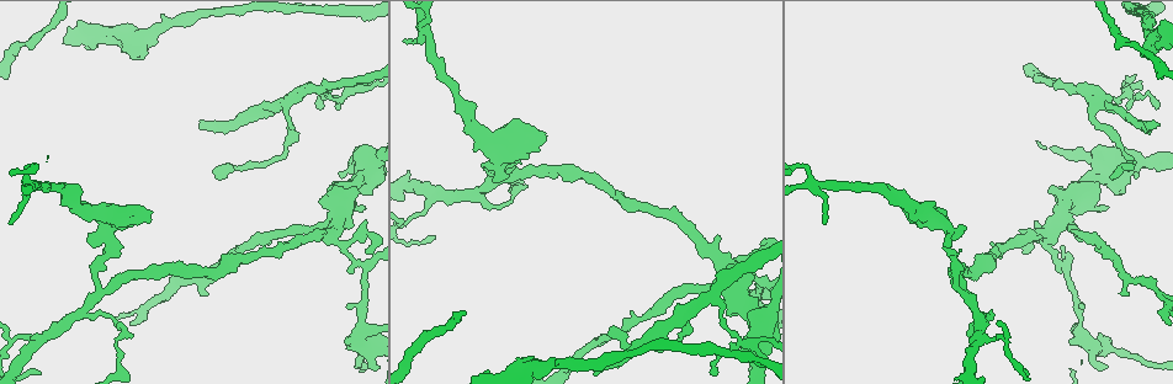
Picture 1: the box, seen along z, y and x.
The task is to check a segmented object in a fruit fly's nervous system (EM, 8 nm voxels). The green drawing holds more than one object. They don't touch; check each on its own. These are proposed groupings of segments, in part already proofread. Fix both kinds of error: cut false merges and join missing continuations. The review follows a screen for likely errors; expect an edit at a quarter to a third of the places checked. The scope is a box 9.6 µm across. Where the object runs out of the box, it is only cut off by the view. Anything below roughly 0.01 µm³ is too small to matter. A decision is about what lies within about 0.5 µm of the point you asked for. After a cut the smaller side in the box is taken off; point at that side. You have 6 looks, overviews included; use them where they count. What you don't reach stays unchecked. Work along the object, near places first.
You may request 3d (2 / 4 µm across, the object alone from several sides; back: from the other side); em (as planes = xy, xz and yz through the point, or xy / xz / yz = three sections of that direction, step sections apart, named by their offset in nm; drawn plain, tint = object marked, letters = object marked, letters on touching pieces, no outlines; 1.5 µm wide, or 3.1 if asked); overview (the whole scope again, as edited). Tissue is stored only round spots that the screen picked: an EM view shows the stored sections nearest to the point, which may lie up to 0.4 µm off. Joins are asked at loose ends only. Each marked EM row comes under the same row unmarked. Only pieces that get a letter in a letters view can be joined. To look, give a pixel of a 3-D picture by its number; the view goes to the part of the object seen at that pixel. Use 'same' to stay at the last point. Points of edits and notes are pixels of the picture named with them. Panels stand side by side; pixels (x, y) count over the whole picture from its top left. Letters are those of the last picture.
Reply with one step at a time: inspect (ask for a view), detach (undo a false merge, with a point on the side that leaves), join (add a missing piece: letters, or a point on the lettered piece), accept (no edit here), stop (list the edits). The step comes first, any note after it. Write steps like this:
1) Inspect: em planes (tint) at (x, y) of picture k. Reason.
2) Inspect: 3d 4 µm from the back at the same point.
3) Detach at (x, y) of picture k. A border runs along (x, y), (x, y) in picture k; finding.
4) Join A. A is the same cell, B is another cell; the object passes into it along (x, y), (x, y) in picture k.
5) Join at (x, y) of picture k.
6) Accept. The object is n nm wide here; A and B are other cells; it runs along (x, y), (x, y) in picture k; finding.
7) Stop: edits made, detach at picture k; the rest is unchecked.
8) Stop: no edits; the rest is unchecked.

Inspect: em yz step 4 (tint) at (926, 202) of picture 1. Touches itself.

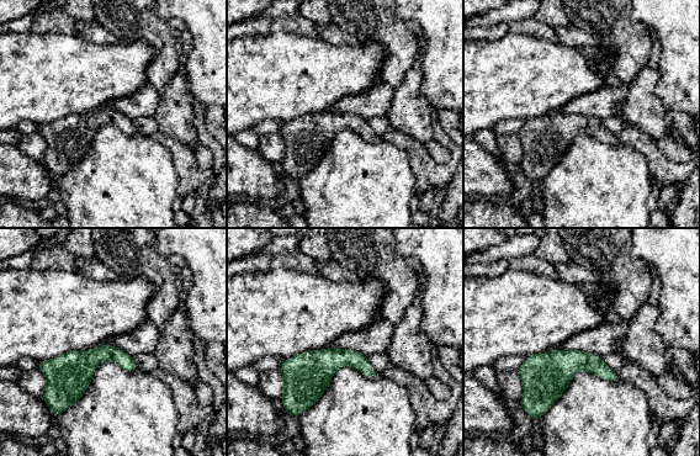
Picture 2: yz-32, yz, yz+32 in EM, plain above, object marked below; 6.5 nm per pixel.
Inspect: em planes (tint) at the same point.

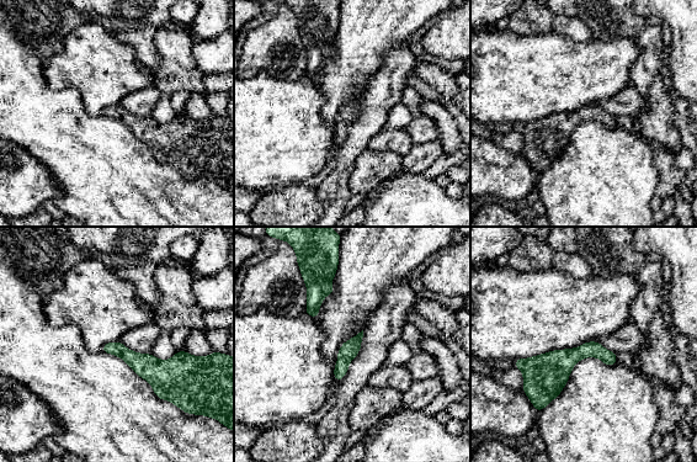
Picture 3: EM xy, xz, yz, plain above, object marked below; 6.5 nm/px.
Inspect: em planes (letters) at the same point.

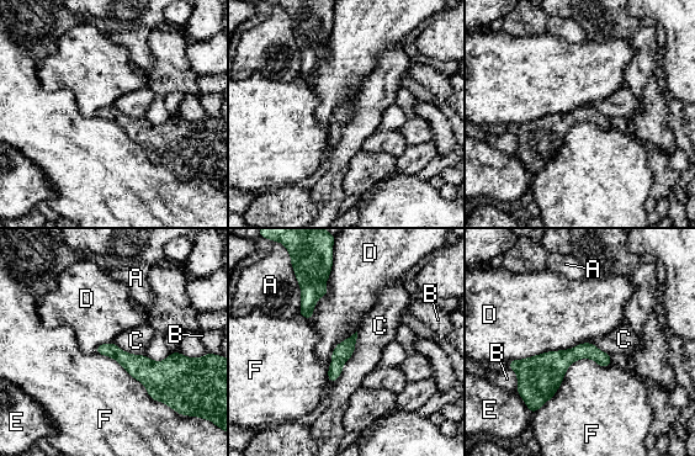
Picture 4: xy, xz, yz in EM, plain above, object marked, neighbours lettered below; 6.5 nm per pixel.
Accept. A, B, C, D, E and F are other cells; a border runs along (589, 342), (509, 361) in picture 4; continuous, no second neuron.

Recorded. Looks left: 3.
Inspect: em planes (tint) at (362, 323) of picture 1. Abrupt turn.

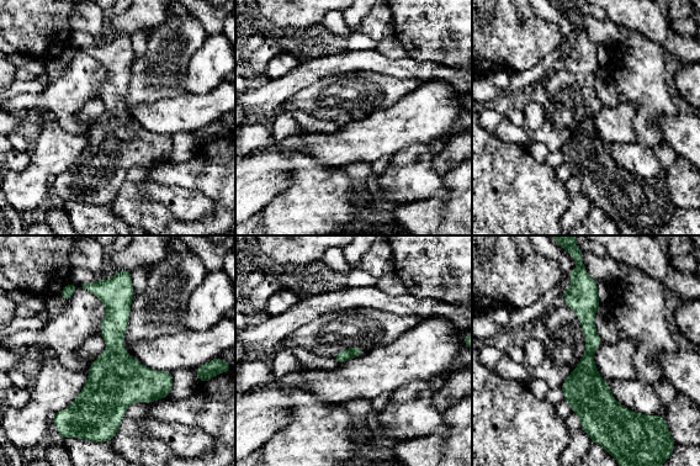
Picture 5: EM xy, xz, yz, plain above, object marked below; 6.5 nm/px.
Inspect: em planes (letters) at the same point.

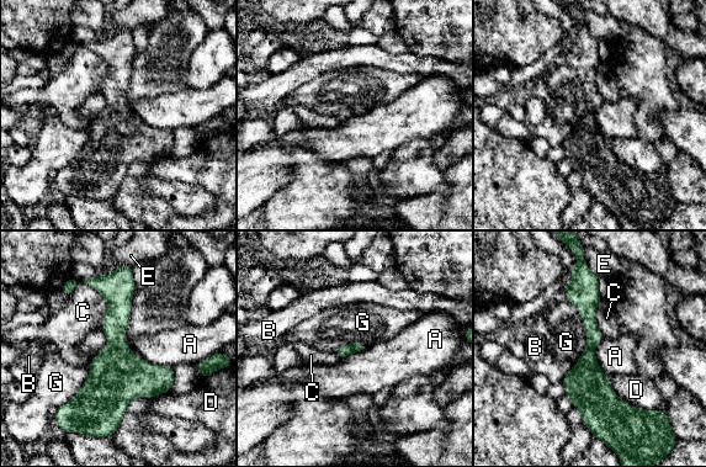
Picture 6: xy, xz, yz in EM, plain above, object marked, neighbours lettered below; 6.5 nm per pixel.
Accept. A, B, C, D, E and G are other cells; it runs along (125, 275), (118, 287), (112, 423) in picture 6; one neuron here.

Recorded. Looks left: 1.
Stop: no edits; the rest is unchecked.

